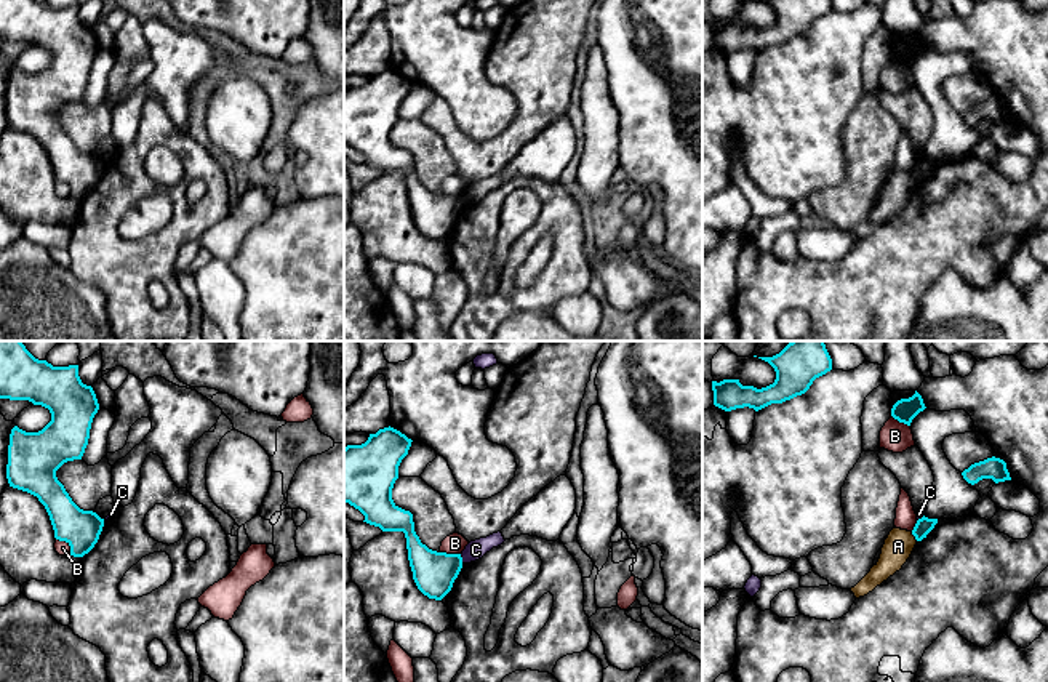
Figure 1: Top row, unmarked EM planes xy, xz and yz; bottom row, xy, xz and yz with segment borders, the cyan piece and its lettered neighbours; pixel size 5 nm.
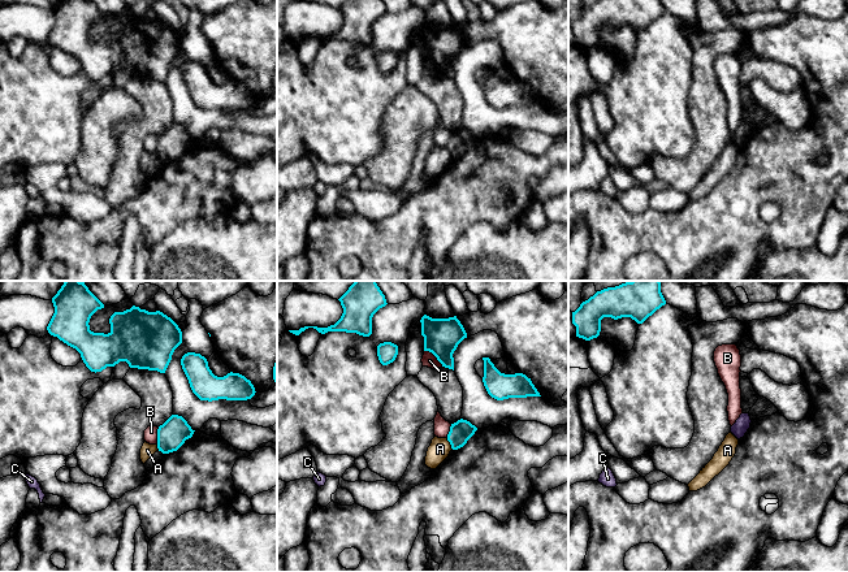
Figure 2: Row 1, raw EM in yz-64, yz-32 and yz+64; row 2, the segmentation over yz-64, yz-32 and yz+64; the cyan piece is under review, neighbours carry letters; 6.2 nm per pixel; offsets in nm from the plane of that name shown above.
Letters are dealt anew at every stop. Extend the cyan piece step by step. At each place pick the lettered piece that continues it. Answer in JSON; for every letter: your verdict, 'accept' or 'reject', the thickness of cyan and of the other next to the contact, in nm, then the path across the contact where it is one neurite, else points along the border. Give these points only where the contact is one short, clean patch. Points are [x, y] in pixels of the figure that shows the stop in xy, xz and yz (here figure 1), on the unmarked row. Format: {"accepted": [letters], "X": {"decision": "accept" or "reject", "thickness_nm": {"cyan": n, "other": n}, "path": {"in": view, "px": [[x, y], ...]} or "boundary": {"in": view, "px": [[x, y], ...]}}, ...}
{"accepted": [], "A": {"decision": "reject", "thickness_nm": {"cyan": 90, "other": 150}, "boundary": {"in": "yz", "px": [[911, 173], [917, 181]]}}, "B": {"decision": "reject", "thickness_nm": {"cyan": 190, "other": 70}}, "C": {"decision": "reject", "thickness_nm": {"cyan": 220, "other": 100}, "boundary": {"in": "xz", "px": [[460, 196], [463, 204]]}}}

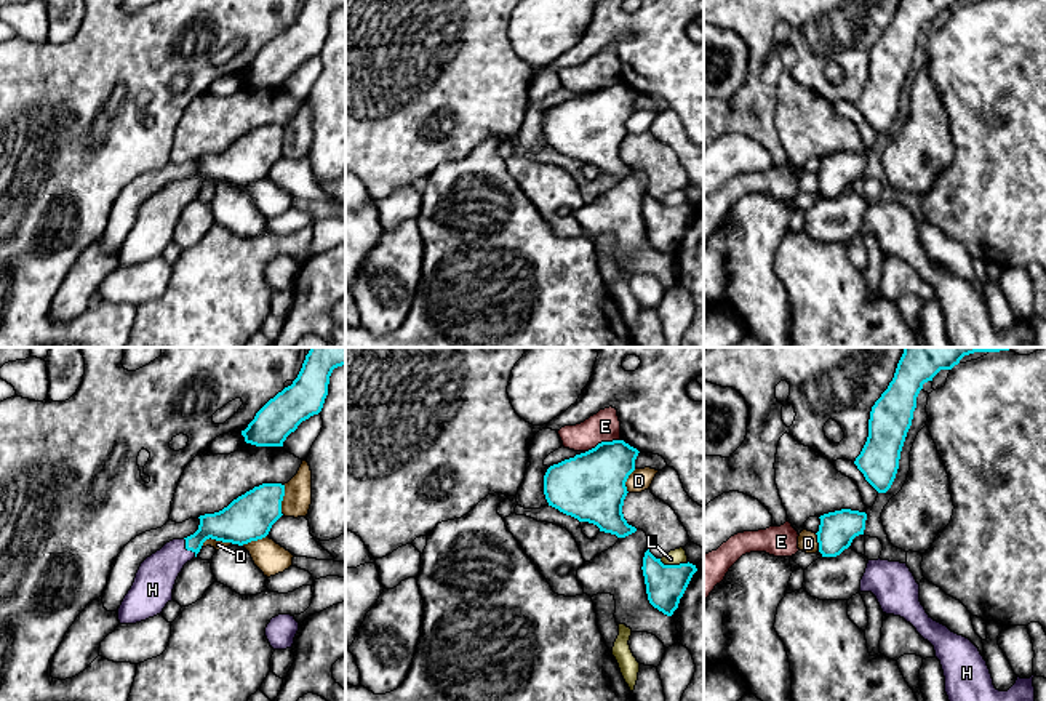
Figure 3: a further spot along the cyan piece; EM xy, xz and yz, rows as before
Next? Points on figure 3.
{"accepted": ["H"], "D": {"decision": "reject", "thickness_nm": {"cyan": 240, "other": 50}}, "E": {"decision": "reject", "thickness_nm": {"cyan": 360, "other": 160}}, "H": {"decision": "accept", "thickness_nm": {"cyan": 180, "other": 200}, "path": {"in": "xy", "px": [[229, 167], [211, 167], [186, 189], [154, 224]]}}, "L": {"decision": "reject", "thickness_nm": {"cyan": 200, "other": 80}}}

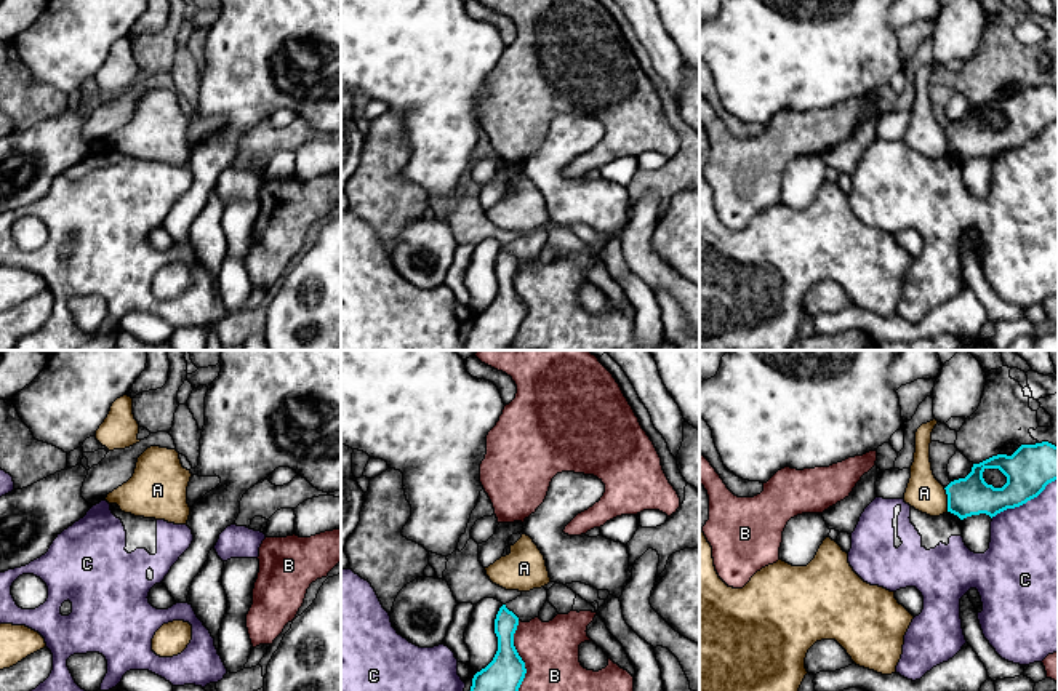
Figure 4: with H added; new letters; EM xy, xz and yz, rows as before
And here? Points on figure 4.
{"accepted": [], "A": {"decision": "reject", "thickness_nm": {"cyan": 190, "other": 180}}, "B": {"decision": "reject", "thickness_nm": {"cyan": 220, "other": 320}}, "C": {"decision": "reject", "thickness_nm": {"cyan": 240, "other": 480}}}

